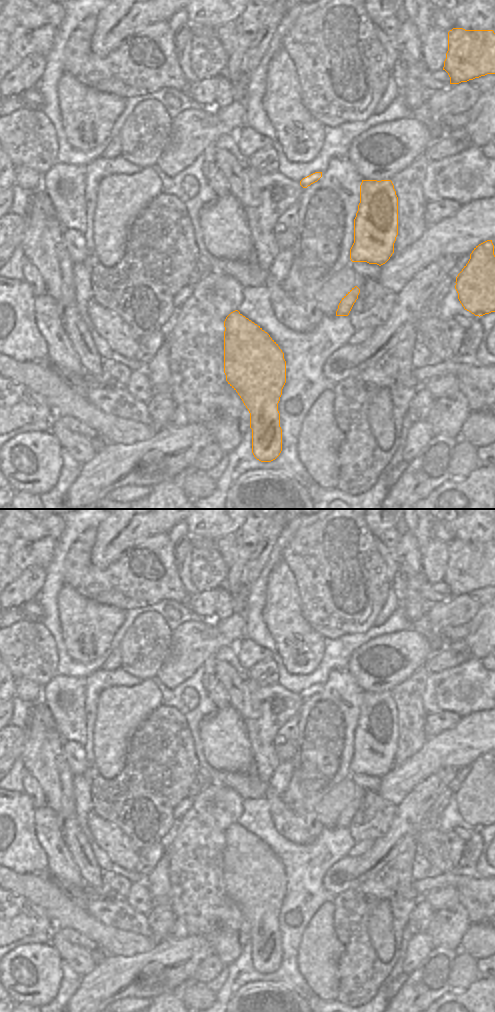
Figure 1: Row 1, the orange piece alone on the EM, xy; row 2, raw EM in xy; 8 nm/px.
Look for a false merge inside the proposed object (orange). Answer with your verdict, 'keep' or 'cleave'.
keep

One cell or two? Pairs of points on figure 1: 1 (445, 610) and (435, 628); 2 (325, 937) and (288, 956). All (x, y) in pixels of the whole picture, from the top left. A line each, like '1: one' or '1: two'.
1: one
2: two

